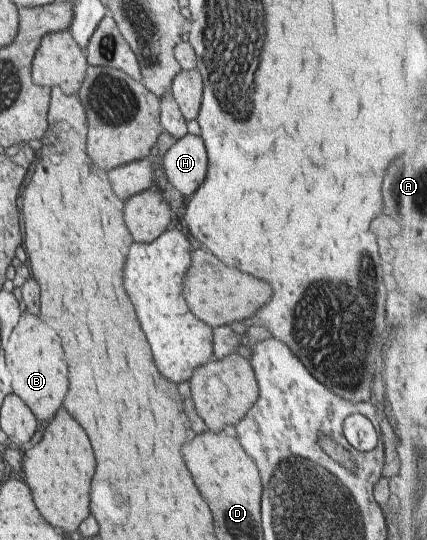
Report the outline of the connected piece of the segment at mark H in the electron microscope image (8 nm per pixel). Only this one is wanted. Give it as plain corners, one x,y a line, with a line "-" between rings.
186,134
177,139
163,156
162,167
164,169
160,172
160,182
168,182
183,196
190,197
204,183
208,173
208,153
201,136

